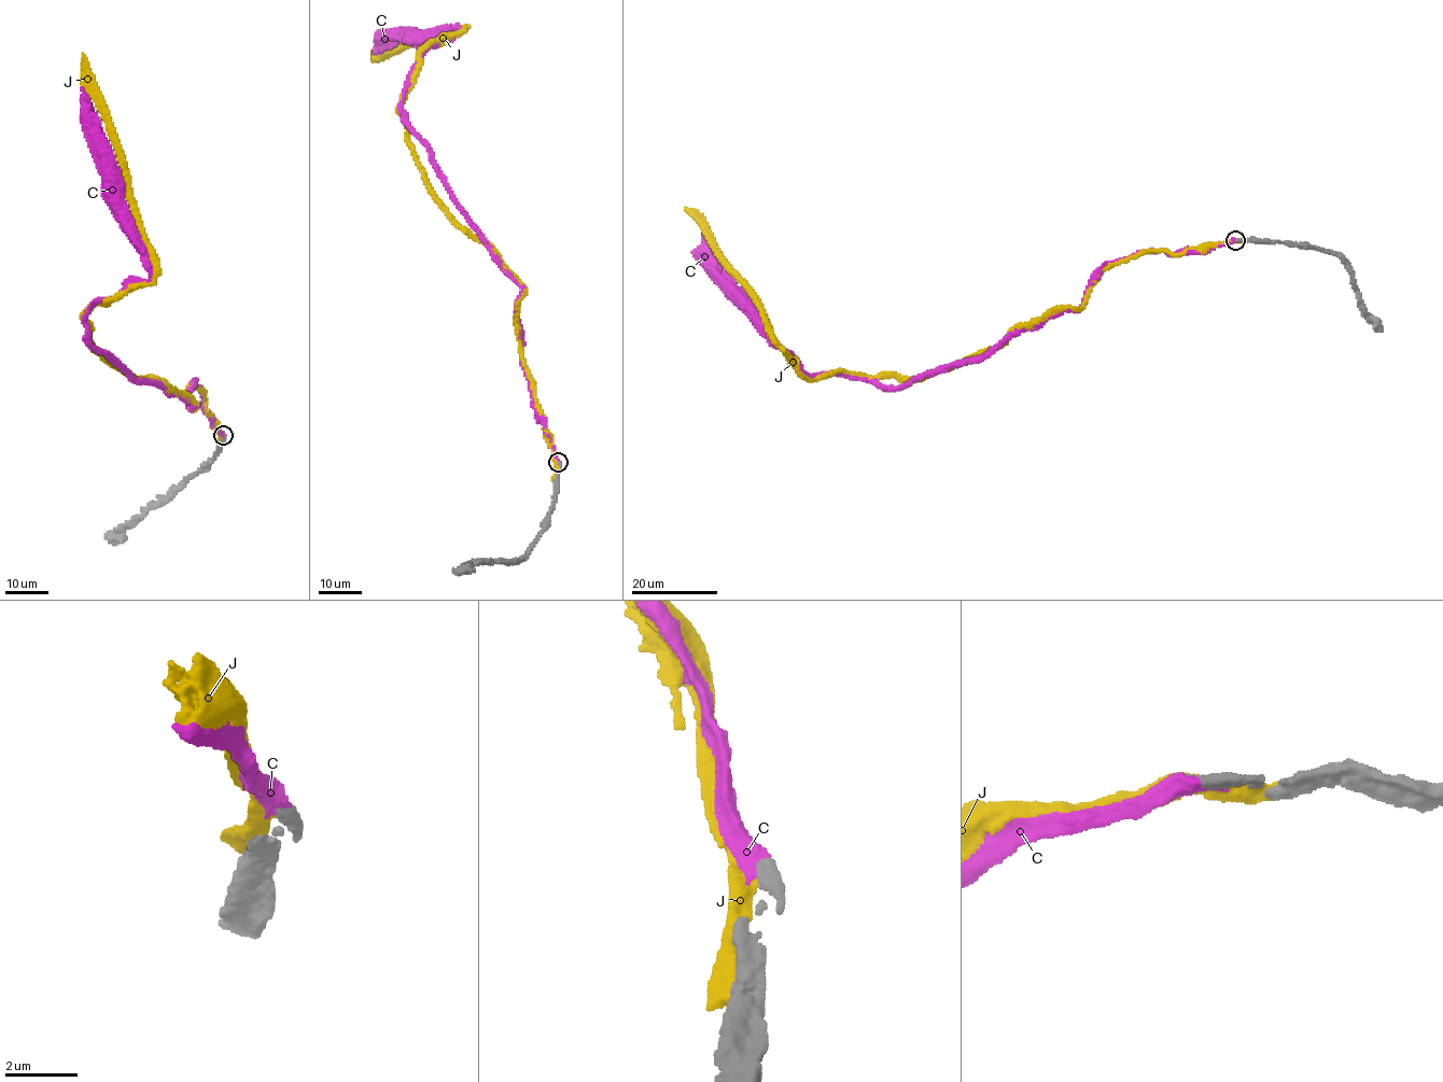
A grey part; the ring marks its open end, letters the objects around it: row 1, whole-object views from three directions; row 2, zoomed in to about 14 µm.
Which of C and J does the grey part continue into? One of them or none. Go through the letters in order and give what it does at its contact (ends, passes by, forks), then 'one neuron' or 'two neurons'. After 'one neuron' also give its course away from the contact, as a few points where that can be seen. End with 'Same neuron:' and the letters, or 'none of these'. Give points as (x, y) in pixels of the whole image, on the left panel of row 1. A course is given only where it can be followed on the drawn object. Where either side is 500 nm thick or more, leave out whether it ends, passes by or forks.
C: it ends; one neuron; course (223, 436), (195, 379), (187, 392), (193, 409), (92, 345), (85, 320), (94, 299), (149, 279), (110, 174)
J: it passes by; two neurons
Same neuron: C

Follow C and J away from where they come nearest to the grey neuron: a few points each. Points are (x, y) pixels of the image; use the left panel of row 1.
C: (223, 436), (195, 379), (187, 392), (193, 409), (92, 345), (85, 320), (94, 299), (149, 279), (110, 174)
J: (223, 435), (194, 382), (194, 408), (89, 340), (84, 310), (148, 284), (154, 267), (82, 53)

